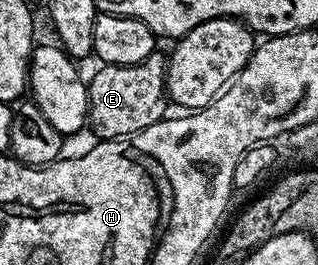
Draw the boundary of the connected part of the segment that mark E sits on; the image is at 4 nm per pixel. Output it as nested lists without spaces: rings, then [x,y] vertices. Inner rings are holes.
[[[157,49],[137,65],[103,65],[98,68],[100,71],[87,83],[87,121],[96,140],[130,140],[131,136],[165,118],[169,108],[167,61],[168,56]]]

